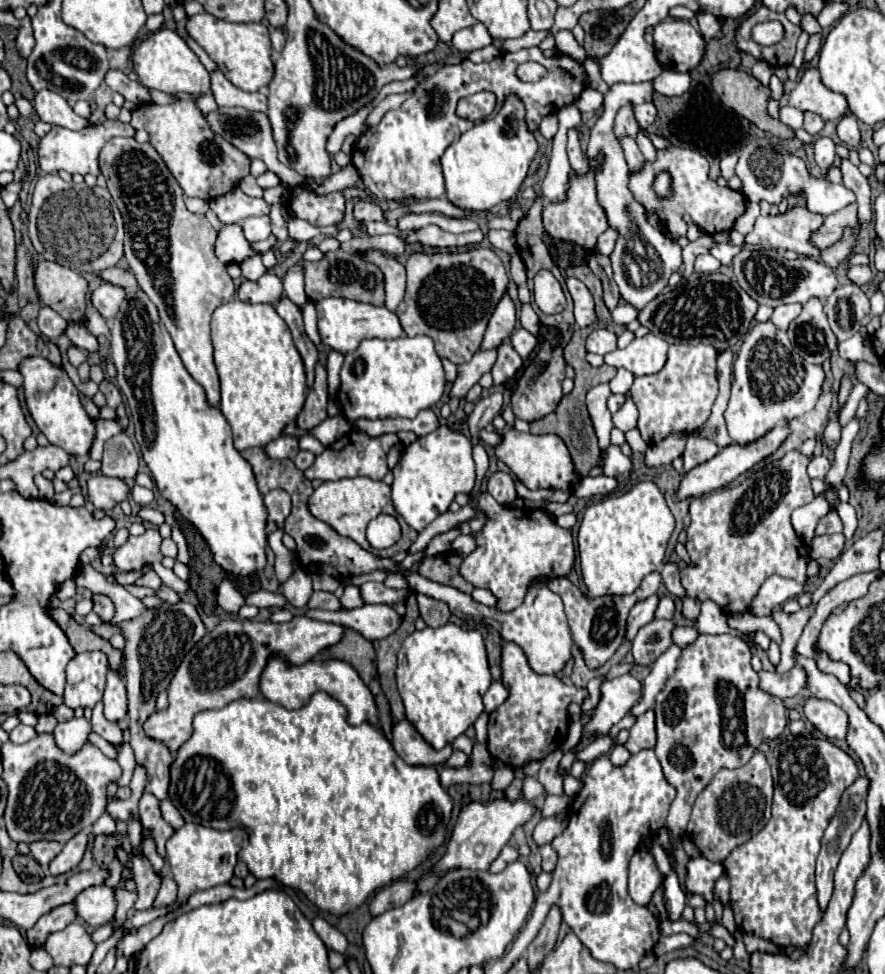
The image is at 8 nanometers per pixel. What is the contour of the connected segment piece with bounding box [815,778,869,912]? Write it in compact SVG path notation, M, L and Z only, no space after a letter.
M857 778L841 796L841 802L837 806L837 812L835 816L831 818L827 830L825 830L825 836L821 840L821 852L819 852L819 858L817 858L817 898L819 898L819 908L821 912L825 912L829 900L831 900L831 894L833 894L833 876L831 872L835 872L835 864L839 864L839 856L843 854L843 848L847 848L847 840L851 840L855 828L859 828L863 816L865 816L865 796L867 796L867 778Z

